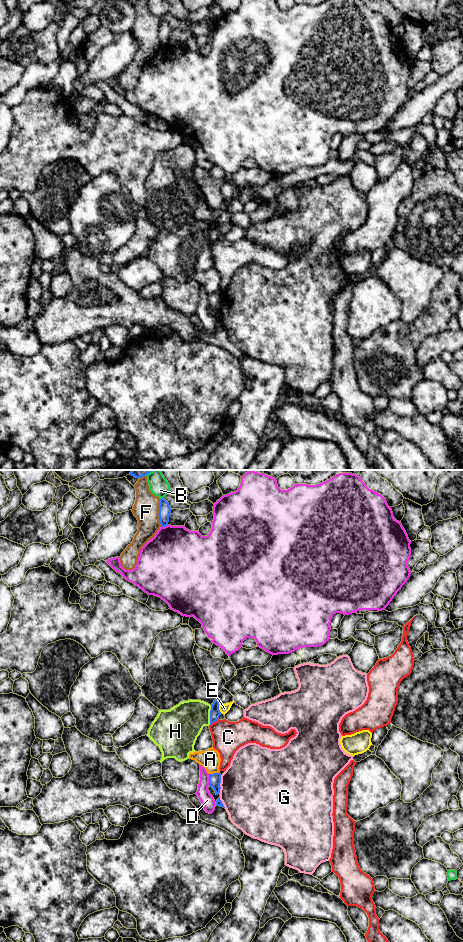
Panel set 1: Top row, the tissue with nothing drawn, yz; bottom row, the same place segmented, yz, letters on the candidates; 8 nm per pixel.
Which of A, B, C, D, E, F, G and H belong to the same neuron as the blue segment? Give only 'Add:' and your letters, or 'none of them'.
Add: none of them

